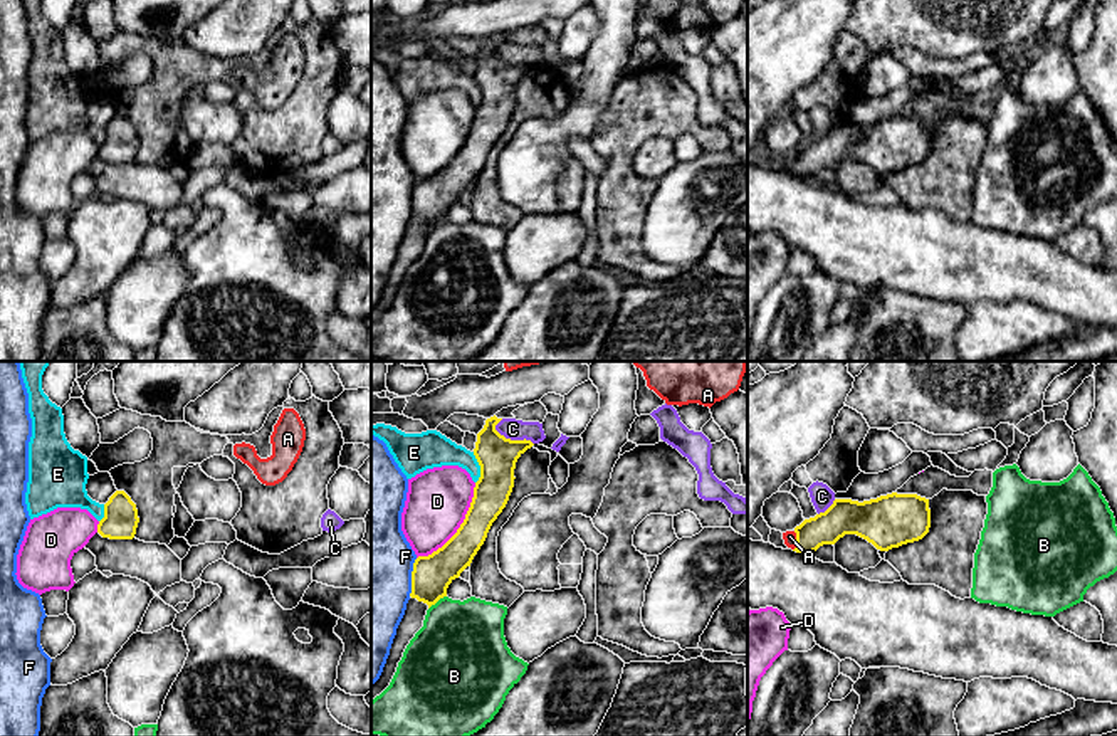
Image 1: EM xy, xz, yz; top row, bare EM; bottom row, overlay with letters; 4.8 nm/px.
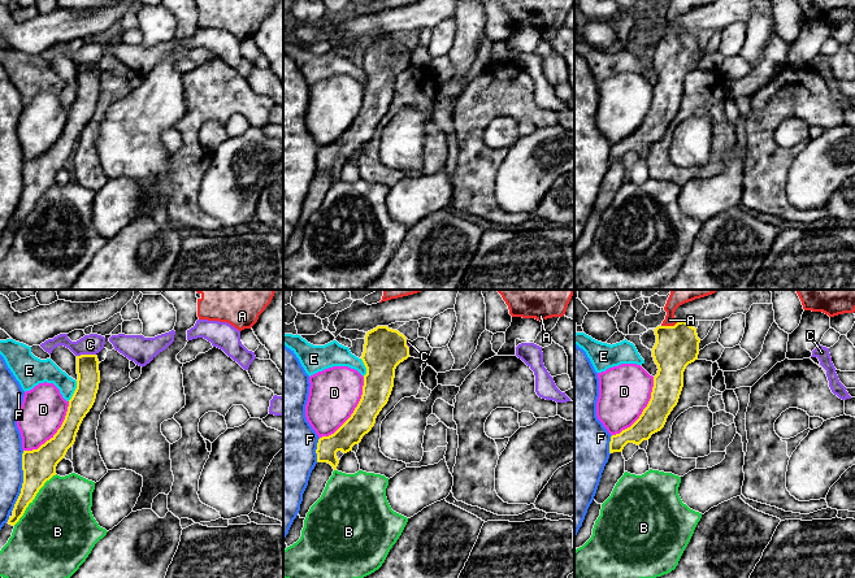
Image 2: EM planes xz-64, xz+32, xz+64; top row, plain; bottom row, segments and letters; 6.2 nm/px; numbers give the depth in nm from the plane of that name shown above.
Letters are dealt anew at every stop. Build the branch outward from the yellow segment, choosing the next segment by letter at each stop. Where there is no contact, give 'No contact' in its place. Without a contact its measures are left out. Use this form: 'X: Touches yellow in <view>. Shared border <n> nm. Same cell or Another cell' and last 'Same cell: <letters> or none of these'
A: Touches yellow in yz. Shared border 100 nm. Same cell
B: Touches yellow in xz. Shared border 110 nm. Another cell
C: Touches yellow in xz. Shared border 220 nm. Another cell
D: Touches yellow in xz. Shared border 460 nm. Another cell
E: Touches yellow in xz. Shared border 150 nm. Another cell
F: Touches yellow in xz. Shared border 190 nm. Another cell
Same cell: A

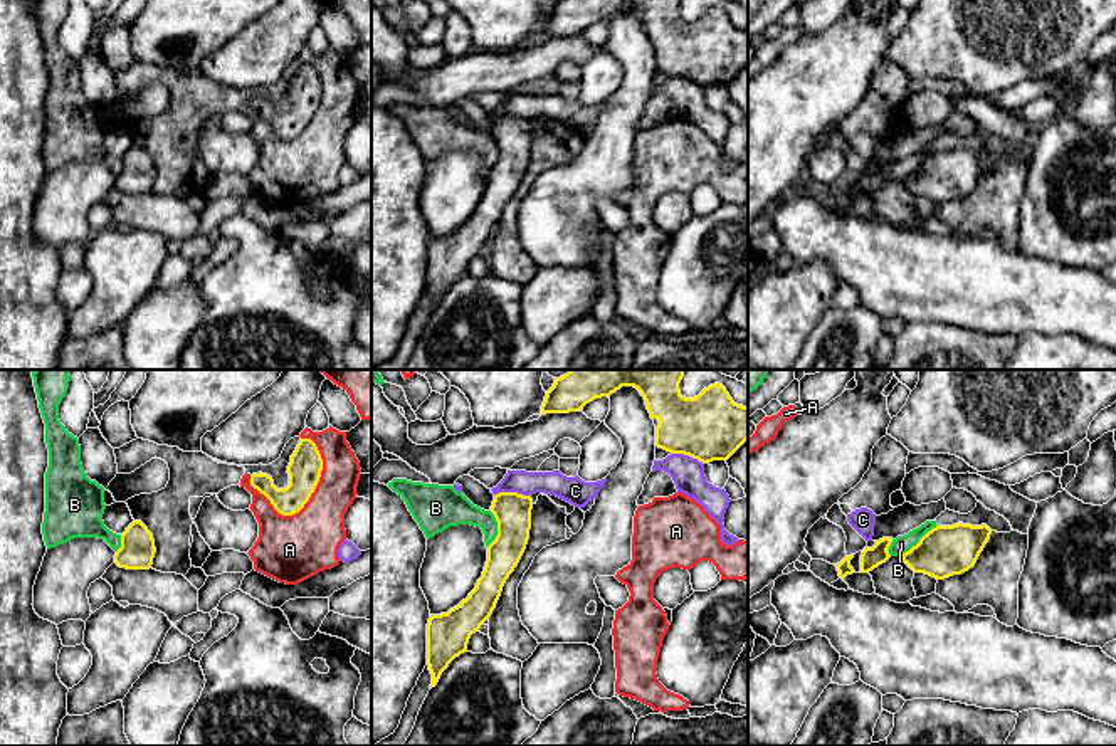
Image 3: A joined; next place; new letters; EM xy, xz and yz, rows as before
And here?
A: Touches yellow in xy. Shared border 400 nm. Another cell
B: Touches yellow in yz. Shared border 240 nm. Another cell
C: Touches yellow in xz. Shared border 180 nm. Another cell
Same cell: none of these

